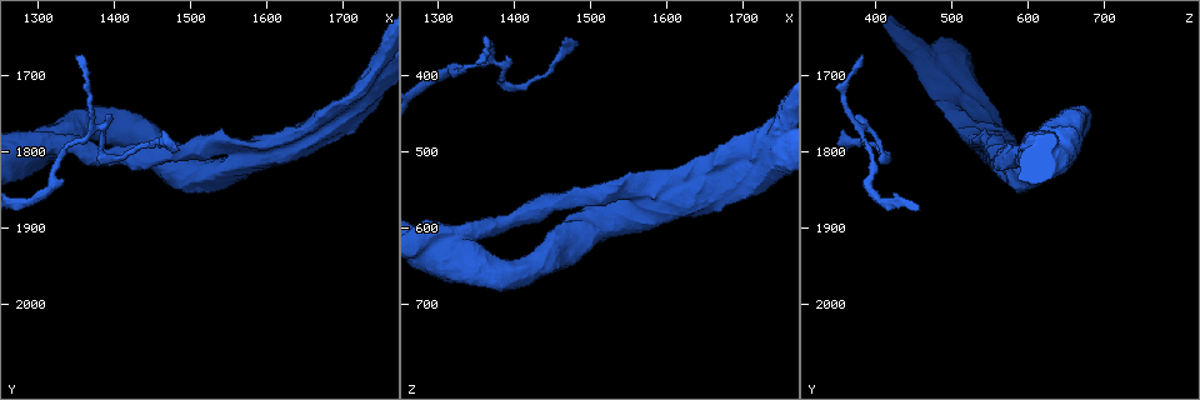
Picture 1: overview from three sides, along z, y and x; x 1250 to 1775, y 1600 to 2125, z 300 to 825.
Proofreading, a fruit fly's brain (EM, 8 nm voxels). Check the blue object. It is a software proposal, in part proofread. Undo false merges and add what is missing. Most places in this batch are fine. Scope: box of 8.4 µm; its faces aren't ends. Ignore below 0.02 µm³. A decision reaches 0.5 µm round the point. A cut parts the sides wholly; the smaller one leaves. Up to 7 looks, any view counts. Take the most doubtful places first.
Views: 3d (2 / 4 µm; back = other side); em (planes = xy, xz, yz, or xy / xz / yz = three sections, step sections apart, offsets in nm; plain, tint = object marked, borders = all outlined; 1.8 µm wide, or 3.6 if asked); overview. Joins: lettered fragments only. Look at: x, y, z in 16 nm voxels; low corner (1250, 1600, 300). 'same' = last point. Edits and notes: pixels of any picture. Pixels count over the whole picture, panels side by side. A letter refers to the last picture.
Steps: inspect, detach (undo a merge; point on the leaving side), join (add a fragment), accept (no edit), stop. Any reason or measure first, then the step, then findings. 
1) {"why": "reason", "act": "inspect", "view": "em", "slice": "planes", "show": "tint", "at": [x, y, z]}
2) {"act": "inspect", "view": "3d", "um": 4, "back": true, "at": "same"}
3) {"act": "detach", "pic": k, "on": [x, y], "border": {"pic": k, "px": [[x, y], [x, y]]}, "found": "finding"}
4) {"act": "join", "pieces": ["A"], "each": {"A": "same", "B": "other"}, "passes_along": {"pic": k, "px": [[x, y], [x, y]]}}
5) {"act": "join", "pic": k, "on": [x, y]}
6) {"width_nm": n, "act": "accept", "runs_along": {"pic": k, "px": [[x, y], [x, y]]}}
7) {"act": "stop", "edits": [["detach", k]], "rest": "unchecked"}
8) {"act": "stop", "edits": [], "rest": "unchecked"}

{"why": "free end", "act": "inspect", "view": "em", "slice": "xz", "step": 8, "show": "tint", "at": [1350, 1675, 380]}

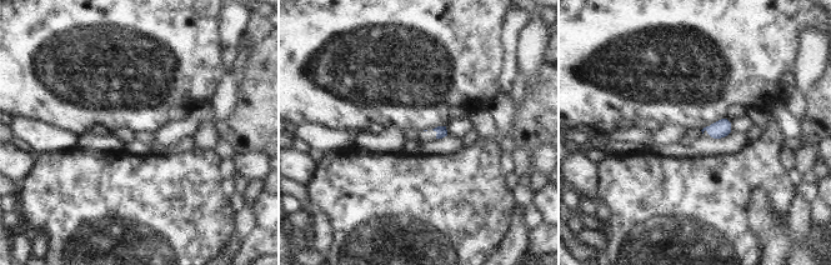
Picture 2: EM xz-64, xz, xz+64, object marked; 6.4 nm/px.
{"why": "cut it another way", "act": "inspect", "view": "em", "slice": "planes", "show": "borders", "at": "same"}

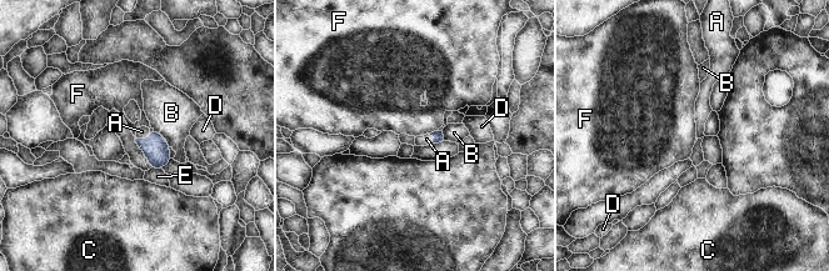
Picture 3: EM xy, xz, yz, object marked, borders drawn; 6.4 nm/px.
{"act": "join", "pieces": ["A"], "each": {"A": "same", "B": "other", "C": "other", "D": "other", "E": "other", "F": "other"}, "passes_along": {"pic": 3, "px": [[156, 150], [145, 139], [141, 131]]}, "found": "the neuron continues"}

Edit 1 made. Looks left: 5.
{"why": "branch stops here", "act": "inspect", "view": "3d", "um": 4, "at": [1550, 1785, 525]}

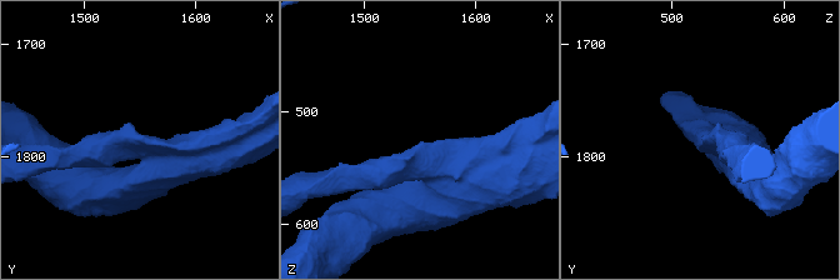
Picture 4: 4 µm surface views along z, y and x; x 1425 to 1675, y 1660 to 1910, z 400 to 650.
{"why": "now the EM", "act": "inspect", "view": "em", "um": 3.6, "slice": "xz", "step": 8, "show": "tint", "at": [1550, 1780, 526]}

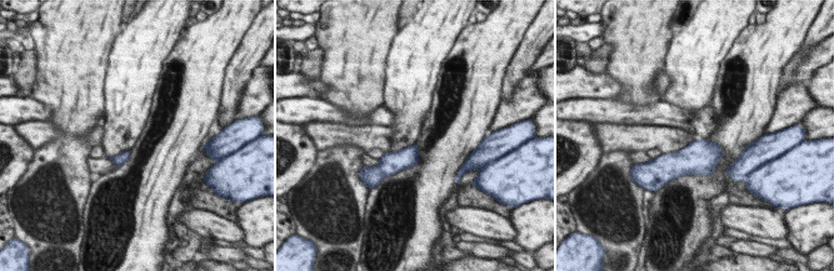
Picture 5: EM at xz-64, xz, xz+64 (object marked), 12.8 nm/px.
{"why": "cut it another way", "act": "inspect", "view": "em", "um": 3.6, "slice": "planes", "show": "borders", "at": "same"}

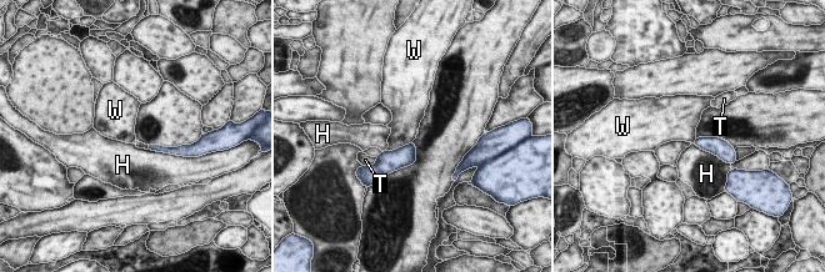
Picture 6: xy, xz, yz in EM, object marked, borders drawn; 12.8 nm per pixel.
{"longest_contact_nm": ["H", 500], "act": "accept", "each": {"H": "other", "T": "other", "W": "other"}, "found": "none of them fits"}

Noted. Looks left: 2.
{"why": "free end", "act": "inspect", "view": "em", "slice": "planes", "show": "borders", "at": [1730, 1705, 465]}

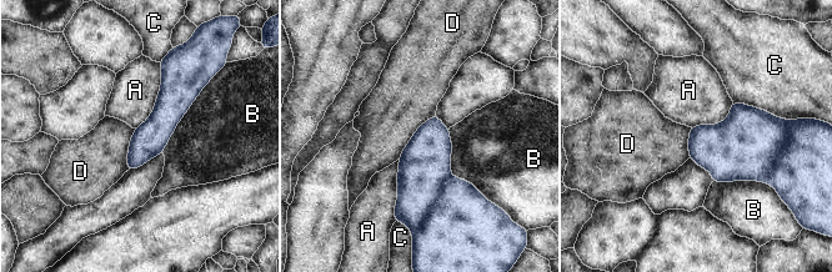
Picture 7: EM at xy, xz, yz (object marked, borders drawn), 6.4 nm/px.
{"act": "accept", "each": {"A": "other", "B": "other", "C": "other", "D": "other"}, "border": {"pic": 7, "px": [[435, 114], [416, 130], [397, 159]]}, "found": "no lettered fragment goes on from it"}

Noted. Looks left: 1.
{"act": "stop", "edits": [["join", 3]], "rest": "unchecked"}

